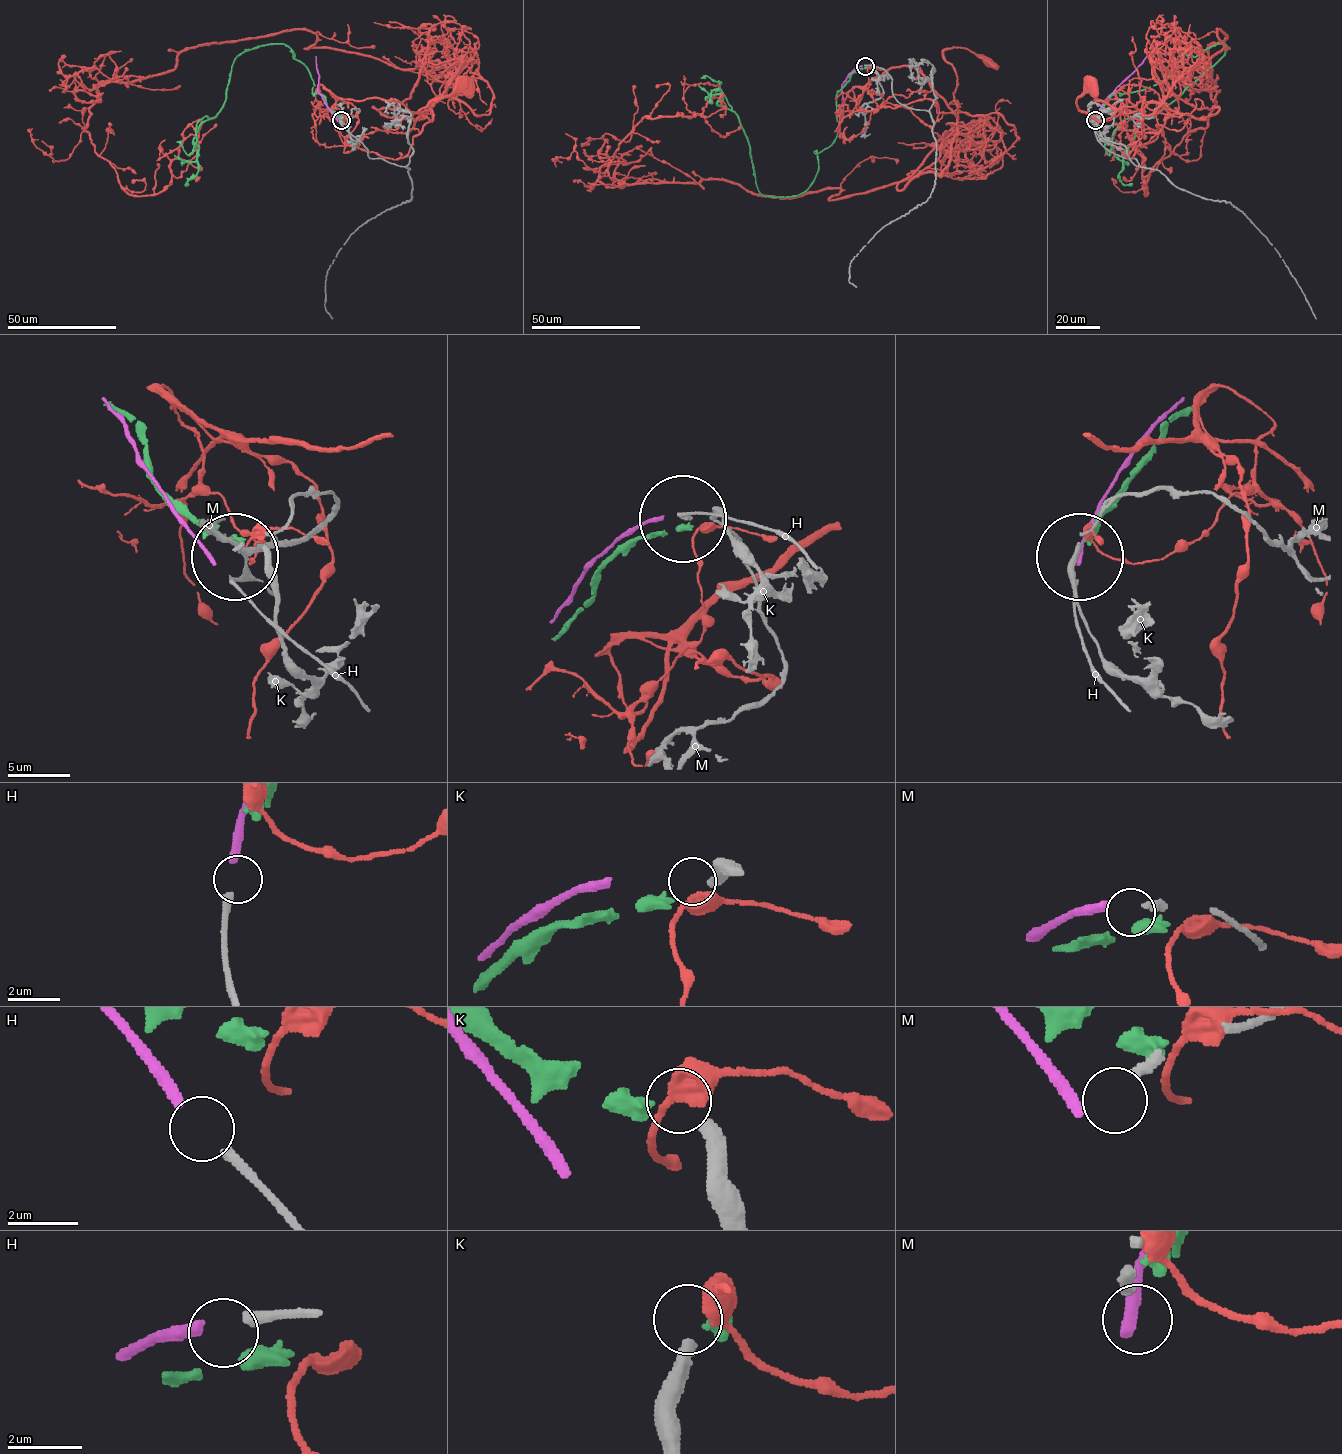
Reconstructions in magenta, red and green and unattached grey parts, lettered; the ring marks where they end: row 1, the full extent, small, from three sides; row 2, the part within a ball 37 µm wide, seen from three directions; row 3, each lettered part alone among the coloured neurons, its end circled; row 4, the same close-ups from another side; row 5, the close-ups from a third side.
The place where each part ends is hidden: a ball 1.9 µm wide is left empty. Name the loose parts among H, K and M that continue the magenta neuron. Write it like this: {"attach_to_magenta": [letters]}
{"attach_to_magenta": ["H"]}

